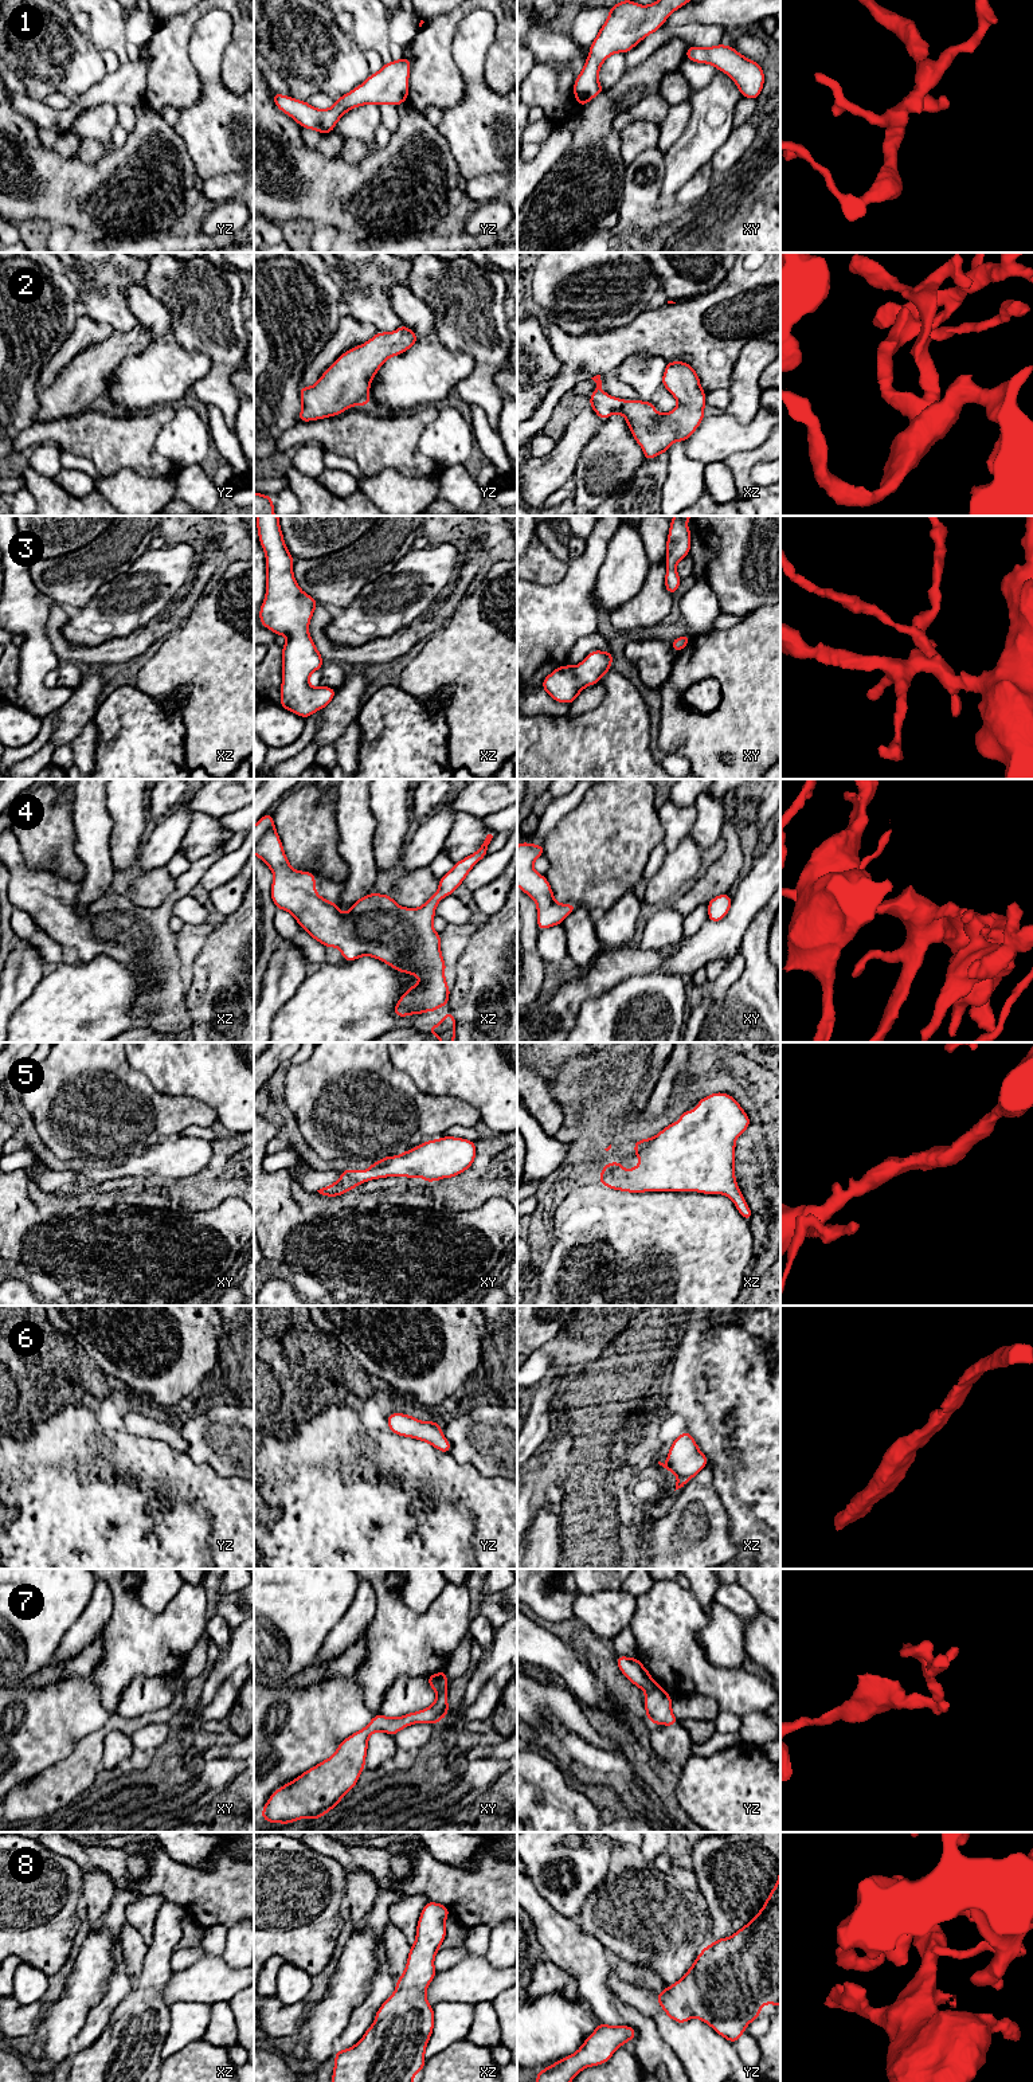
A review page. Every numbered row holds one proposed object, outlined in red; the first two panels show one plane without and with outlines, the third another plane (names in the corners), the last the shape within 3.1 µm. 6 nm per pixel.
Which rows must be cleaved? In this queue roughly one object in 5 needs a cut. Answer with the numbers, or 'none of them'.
7

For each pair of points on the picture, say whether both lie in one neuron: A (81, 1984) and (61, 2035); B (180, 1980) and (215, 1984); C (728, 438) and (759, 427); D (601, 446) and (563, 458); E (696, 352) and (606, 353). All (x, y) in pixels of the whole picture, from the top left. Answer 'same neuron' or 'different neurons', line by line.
A: same neuron
B: same neuron
C: same neuron
D: different neurons
E: same neuron

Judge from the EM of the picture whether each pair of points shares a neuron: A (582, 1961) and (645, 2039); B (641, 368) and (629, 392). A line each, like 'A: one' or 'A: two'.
A: one
B: two

